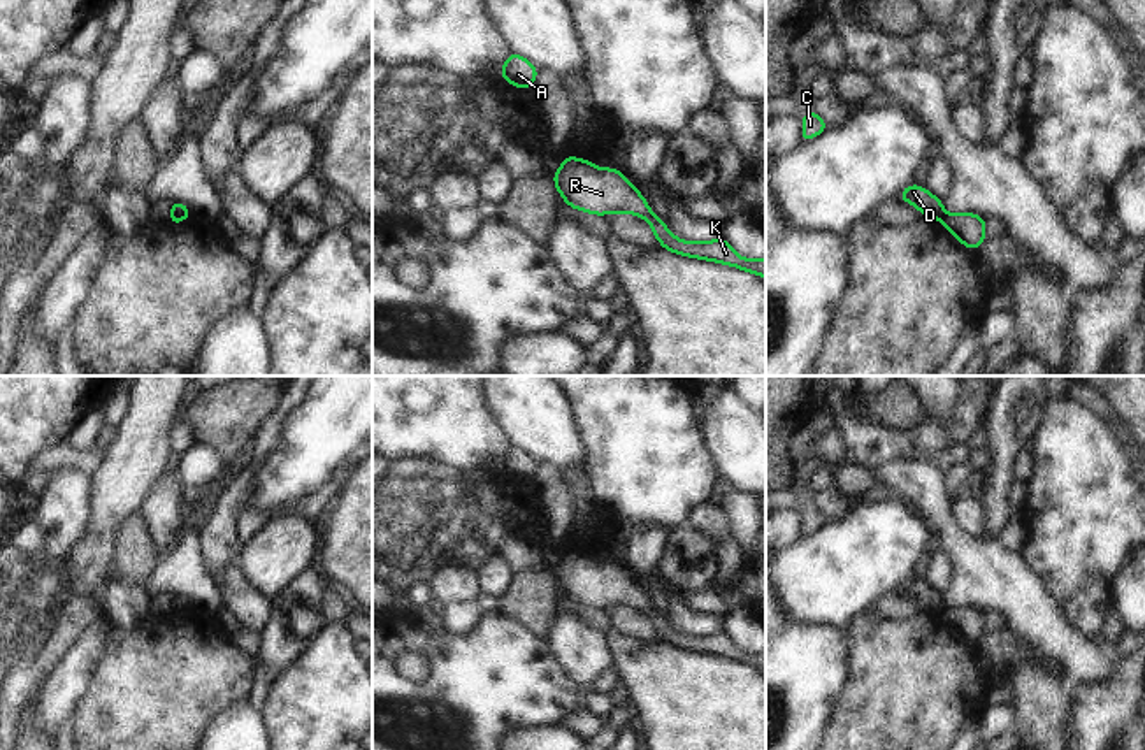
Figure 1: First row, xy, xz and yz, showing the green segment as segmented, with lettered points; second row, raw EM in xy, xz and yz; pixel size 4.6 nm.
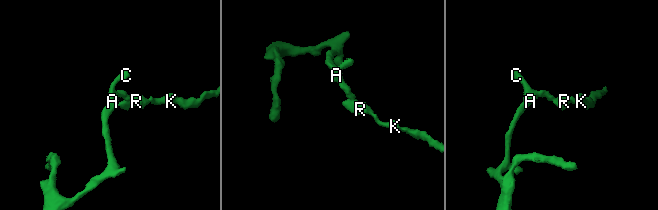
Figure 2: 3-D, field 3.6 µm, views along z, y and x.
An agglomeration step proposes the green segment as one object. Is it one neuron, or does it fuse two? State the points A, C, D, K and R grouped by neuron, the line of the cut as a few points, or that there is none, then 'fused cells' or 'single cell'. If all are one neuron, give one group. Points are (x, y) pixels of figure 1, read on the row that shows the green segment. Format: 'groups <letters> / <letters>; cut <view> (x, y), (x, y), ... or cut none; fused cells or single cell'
groups A C D / K R; cut yz (943, 213), (940, 218); fused cells

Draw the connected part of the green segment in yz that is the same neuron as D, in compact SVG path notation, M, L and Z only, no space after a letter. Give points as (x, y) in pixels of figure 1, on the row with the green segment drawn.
M908 184L897 198L913 204L925 218L941 218L945 214L943 200L931 195L925 186Z

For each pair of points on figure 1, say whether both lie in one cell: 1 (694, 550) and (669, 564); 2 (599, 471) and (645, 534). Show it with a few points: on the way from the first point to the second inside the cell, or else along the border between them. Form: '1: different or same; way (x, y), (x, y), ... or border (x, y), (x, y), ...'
1: same; way (689, 555), (682, 555), (675, 562)
2: different; border (634, 524), (659, 524), (668, 533)

